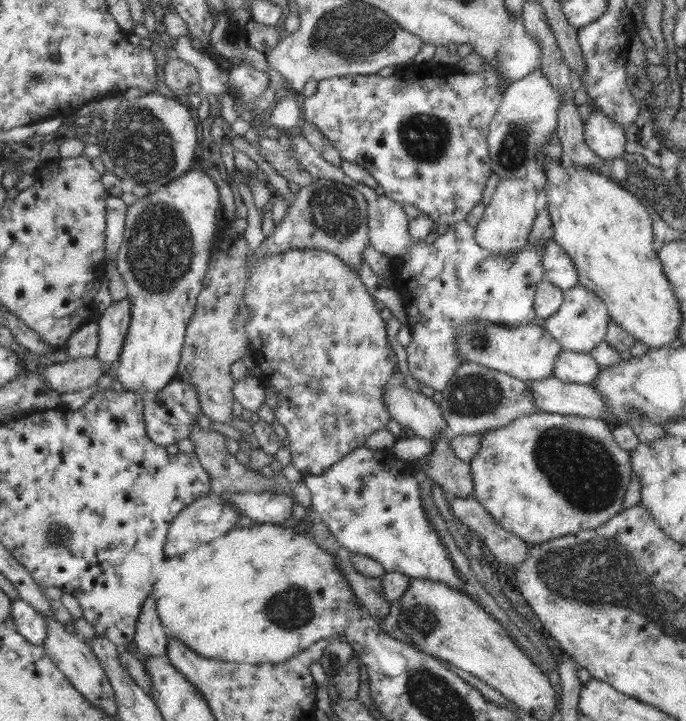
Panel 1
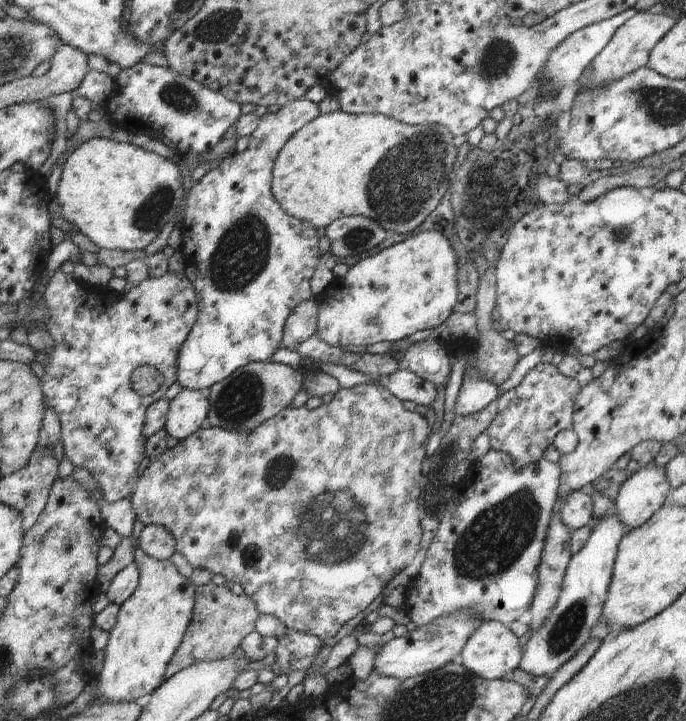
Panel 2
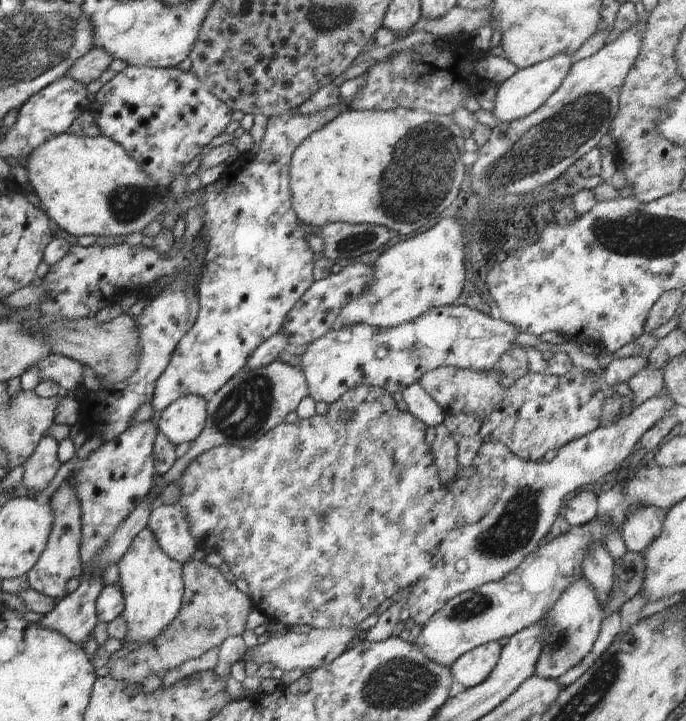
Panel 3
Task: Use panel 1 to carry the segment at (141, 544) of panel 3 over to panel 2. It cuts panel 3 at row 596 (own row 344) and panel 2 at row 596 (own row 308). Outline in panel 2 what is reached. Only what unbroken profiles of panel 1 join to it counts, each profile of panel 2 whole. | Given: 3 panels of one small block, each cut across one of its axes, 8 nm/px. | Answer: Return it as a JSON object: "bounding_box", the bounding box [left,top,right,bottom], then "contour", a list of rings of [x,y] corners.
{"bounding_box":[91,546,195,703],"contour":[[[139,546],[135,548],[134,563],[139,570],[139,583],[132,596],[121,604],[114,628],[109,632],[108,645],[104,650],[103,667],[97,674],[97,691],[91,695],[98,703],[134,701],[144,694],[152,694],[163,682],[165,672],[180,646],[184,633],[190,624],[195,603],[194,583],[180,573],[170,559],[158,560],[145,553]]]}

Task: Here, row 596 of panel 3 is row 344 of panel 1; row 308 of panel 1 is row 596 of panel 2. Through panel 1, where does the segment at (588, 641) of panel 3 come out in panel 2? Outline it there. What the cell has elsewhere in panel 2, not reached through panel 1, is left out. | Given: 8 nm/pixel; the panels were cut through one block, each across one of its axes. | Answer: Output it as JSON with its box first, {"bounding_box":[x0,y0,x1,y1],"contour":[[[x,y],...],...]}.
{"bounding_box":[519,514,628,676],"contour":[[[617,514],[592,522],[593,533],[580,552],[571,556],[556,604],[541,627],[533,631],[526,642],[526,650],[519,664],[521,675],[546,676],[558,671],[575,656],[590,639],[590,632],[602,621],[603,604],[607,599],[613,573],[613,564],[621,538],[628,532]]]}

